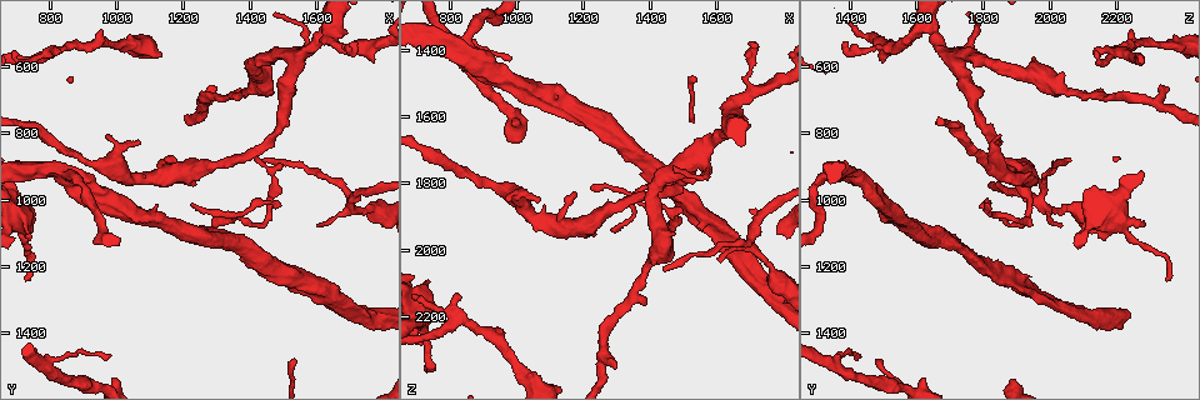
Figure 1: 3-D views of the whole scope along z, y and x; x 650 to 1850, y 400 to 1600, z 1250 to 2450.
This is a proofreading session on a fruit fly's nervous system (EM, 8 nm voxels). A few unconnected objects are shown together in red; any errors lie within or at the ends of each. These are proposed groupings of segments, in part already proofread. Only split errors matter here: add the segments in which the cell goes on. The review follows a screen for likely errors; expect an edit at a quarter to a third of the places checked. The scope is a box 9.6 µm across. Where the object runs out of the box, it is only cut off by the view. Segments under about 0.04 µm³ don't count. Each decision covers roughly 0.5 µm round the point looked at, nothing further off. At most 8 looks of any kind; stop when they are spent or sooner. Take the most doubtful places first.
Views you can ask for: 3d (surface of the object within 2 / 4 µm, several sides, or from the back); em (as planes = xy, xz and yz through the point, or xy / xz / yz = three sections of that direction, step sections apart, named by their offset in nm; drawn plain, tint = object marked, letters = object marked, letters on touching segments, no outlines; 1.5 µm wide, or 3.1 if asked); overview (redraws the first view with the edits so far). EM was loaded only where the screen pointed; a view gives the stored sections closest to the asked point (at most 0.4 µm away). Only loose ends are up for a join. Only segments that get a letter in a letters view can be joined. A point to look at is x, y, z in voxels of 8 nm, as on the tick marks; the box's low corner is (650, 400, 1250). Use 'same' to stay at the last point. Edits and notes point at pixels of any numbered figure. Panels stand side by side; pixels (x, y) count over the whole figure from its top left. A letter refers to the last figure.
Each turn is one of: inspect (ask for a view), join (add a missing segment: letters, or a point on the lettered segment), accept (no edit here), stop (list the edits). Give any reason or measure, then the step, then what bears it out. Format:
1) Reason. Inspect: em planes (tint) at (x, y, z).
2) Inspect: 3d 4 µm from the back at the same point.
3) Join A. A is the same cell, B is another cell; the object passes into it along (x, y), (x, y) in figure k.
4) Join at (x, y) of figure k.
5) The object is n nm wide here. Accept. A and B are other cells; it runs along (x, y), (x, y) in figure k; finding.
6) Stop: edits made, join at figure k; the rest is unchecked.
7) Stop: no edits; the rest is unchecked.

Branch stops here. Inspect: em planes (letters) at (820, 560, 2120).

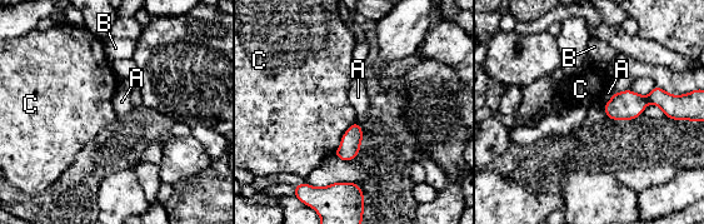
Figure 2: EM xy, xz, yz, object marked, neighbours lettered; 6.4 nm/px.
The object is 120 nm wide here. Accept. A, B and C are other cells; a border runs along (355, 120), (334, 153) in figure 2; no lettered segment goes on from it.

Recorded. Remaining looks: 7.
Tapers out. Inspect: em xy step 8 (plain) at (1690, 540, 1380).

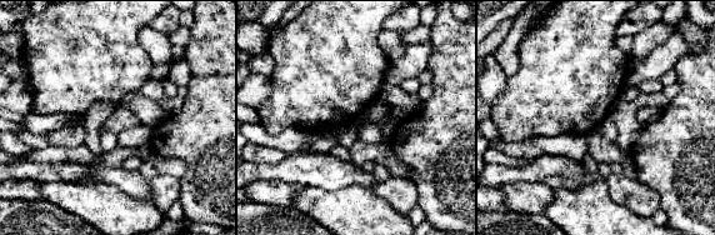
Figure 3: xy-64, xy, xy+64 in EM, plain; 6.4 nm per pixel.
With the object marked. Inspect: em xy step 8 (tint) at the same point.

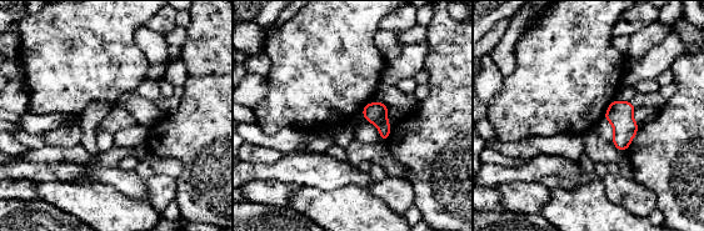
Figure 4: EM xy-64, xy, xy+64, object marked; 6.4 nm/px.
Inspect: em xy step 8 (letters) at the same point.

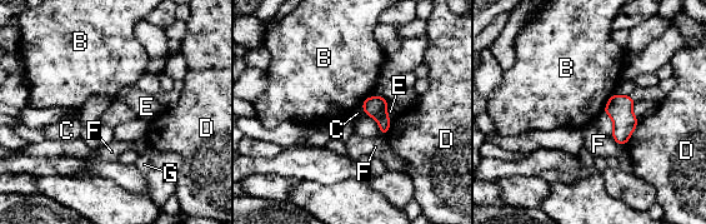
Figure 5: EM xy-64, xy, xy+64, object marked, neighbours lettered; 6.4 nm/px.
Accept. B, C, D, E, F and G are other cells; a border runs along (614, 93), (602, 112) in figure 5; no lettered segment goes on from it.

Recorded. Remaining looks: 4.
An open end. Inspect: 3d 2 µm at (980, 1460, 1420).

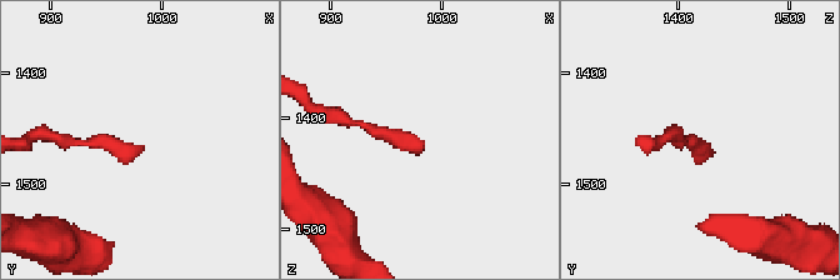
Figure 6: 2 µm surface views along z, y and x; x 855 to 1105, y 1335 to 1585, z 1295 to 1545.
Inspect: em xy step 4 (tint) at (984, 1466, 1428).

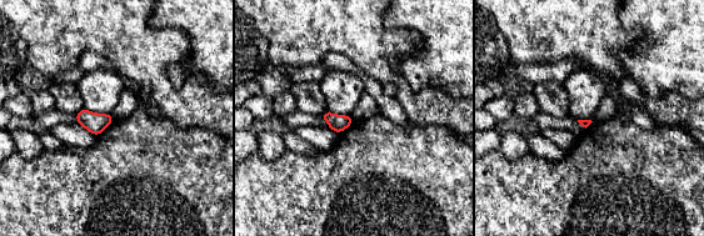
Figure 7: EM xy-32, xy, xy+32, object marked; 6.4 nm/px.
Another direction. Inspect: em xz step 4 (letters) at the same point.

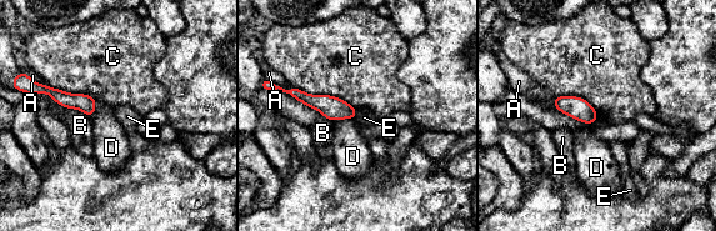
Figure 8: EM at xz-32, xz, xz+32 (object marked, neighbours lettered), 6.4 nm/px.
The longest contact is with C, 440 nm. Accept. A, B, C, D and E are other cells; it runs along (291, 91), (334, 109), (353, 113) in figure 8; no lettered segment goes on from it.

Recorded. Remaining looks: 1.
Stop: no edits; the rest is unchecked.

